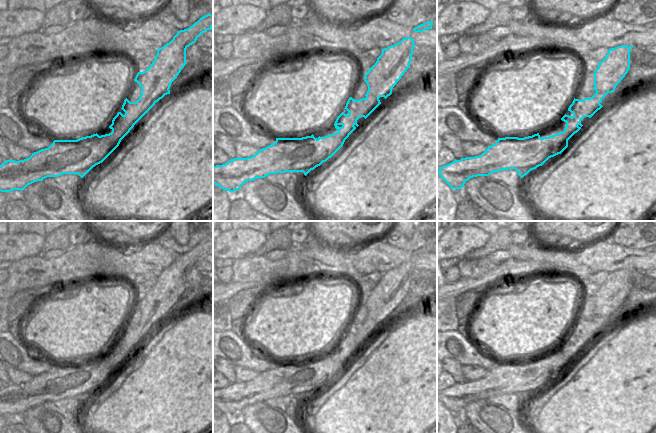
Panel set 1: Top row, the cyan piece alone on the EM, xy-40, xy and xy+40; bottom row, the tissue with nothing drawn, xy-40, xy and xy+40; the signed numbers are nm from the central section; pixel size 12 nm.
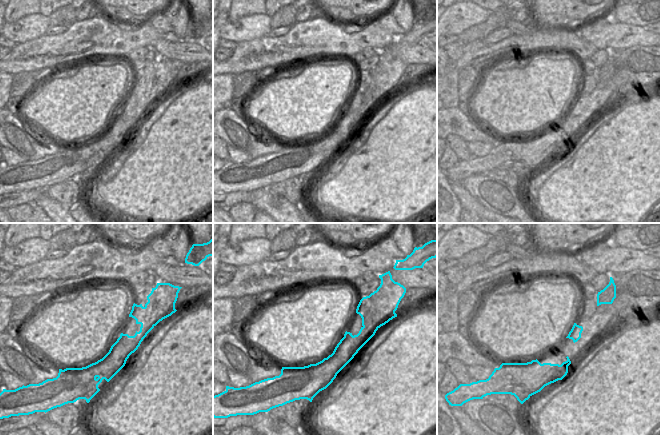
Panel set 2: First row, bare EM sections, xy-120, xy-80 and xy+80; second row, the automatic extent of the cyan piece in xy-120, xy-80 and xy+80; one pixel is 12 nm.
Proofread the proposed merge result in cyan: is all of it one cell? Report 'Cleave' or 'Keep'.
Cleave

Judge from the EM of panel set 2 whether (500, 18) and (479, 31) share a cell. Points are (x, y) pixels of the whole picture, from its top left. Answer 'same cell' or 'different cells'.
same cell

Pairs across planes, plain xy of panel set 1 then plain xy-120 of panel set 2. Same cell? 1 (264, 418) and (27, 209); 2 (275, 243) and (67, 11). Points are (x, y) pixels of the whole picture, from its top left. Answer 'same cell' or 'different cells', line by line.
1: different cells
2: same cell

